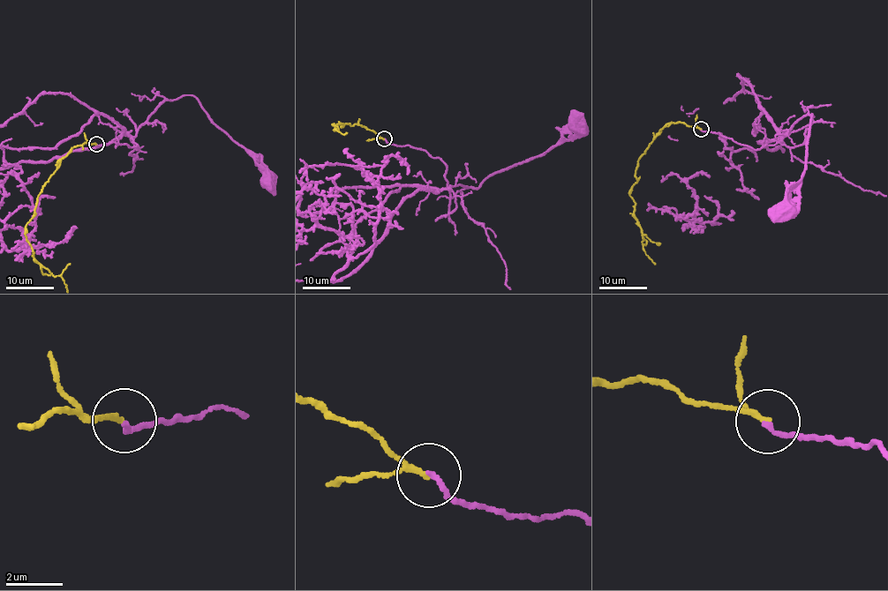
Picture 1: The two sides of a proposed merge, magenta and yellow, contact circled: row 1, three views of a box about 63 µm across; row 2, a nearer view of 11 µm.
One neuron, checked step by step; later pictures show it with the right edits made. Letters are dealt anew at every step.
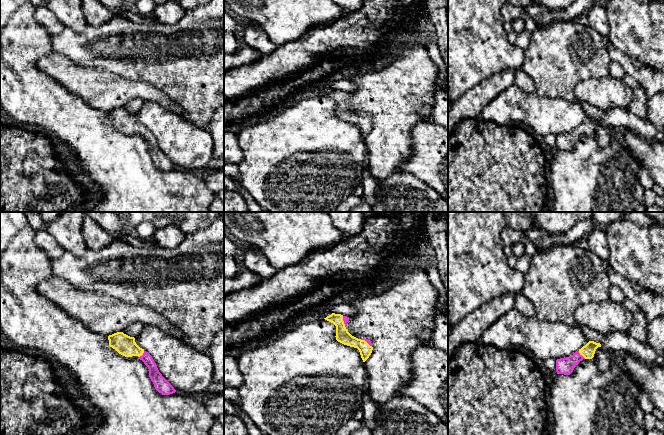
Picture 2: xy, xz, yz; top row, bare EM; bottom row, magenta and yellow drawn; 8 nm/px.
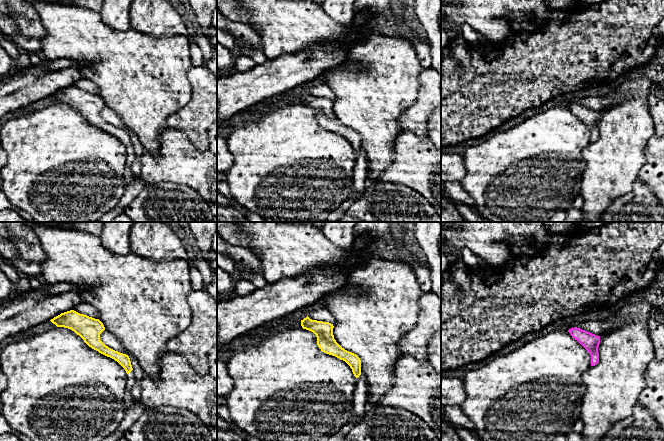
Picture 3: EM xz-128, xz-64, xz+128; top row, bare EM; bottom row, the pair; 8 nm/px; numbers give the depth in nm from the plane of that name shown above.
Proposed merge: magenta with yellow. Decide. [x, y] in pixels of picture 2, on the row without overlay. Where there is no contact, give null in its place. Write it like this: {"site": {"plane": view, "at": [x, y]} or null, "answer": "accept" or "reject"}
{"site": {"plane": "yz", "at": [581, 131]}, "answer": "accept"}

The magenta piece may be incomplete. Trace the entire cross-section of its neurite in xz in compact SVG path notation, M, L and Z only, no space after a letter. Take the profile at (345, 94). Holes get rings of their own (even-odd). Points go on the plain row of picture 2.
M332 89L324 95L336 102L335 113L338 118L357 124L360 128L363 138L369 134L373 126L372 119L368 115L358 115L348 108L345 101L349 97L349 93Z

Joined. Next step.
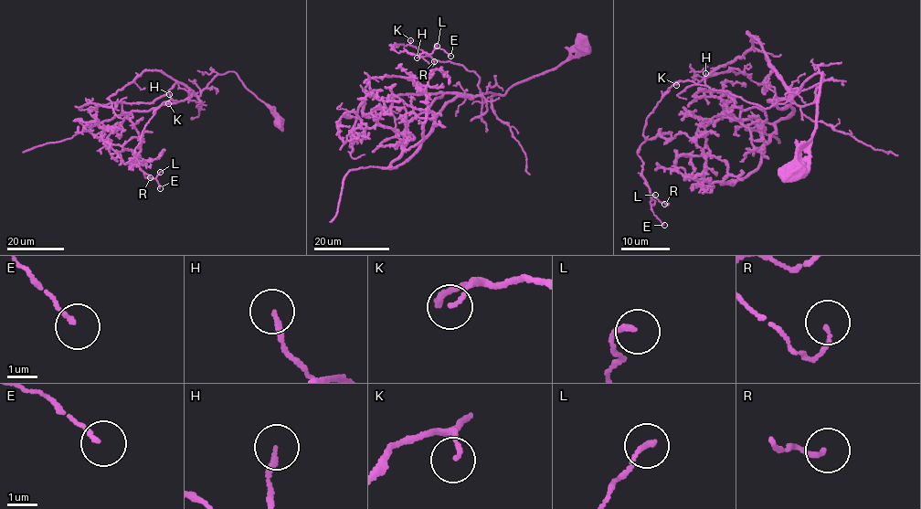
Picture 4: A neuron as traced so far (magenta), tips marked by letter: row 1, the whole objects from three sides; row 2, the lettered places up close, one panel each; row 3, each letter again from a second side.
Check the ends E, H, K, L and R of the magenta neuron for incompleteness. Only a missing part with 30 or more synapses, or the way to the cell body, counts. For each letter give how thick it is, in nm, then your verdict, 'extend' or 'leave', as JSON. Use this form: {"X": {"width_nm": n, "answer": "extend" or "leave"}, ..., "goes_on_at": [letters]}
{"E": {"width_nm": 130, "answer": "leave"}, "H": {"width_nm": 170, "answer": "leave"}, "K": {"width_nm": 110, "answer": "leave"}, "L": {"width_nm": 180, "answer": "leave"}, "R": {"width_nm": 110, "answer": "leave"}, "goes_on_at": []}

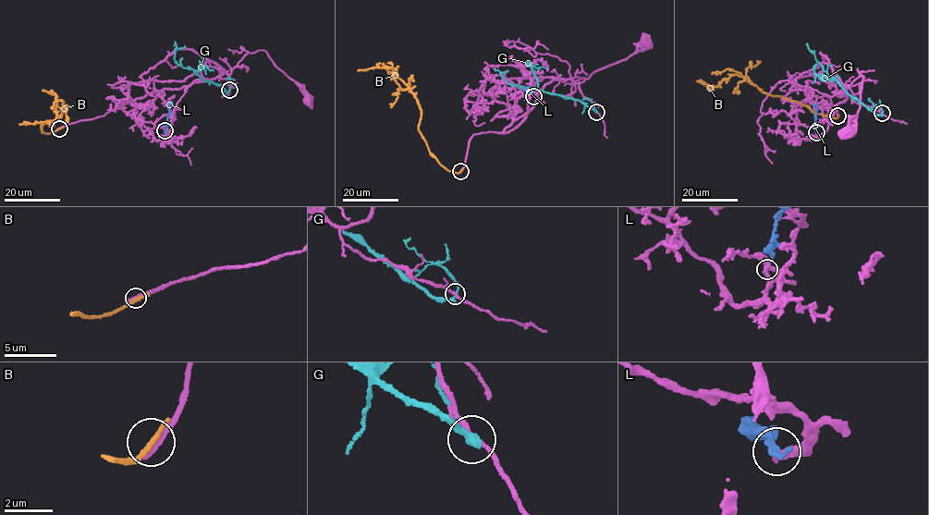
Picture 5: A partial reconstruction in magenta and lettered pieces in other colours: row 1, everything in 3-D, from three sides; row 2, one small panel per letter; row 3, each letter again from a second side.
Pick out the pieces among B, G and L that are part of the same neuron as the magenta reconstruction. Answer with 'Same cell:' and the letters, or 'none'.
Same cell: none

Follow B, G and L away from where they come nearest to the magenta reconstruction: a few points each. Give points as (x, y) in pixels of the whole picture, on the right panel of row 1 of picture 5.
B: (837, 116), (836, 118), (818, 114), (805, 105), (763, 93), (736, 74), (715, 87), (697, 80)
G: (882, 114), (876, 114), (846, 91), (818, 62), (811, 52), (814, 50)
L: (816, 132), (814, 104)

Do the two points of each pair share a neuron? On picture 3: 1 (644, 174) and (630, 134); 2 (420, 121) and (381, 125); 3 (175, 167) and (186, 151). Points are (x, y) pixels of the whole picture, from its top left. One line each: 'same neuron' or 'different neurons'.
1: different neurons
2: different neurons
3: same neuron

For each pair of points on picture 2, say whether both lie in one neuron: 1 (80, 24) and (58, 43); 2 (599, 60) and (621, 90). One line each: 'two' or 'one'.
1: two
2: two

